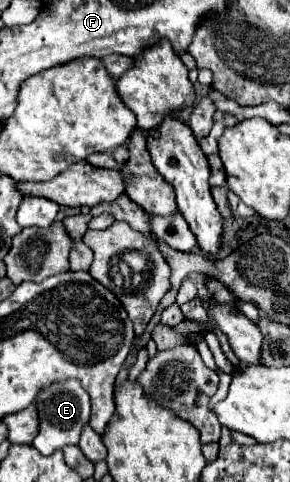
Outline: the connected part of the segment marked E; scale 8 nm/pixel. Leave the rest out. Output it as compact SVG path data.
M75 378L65 380L65 382L53 382L53 386L47 386L45 390L41 390L41 394L37 396L35 406L37 406L37 414L41 418L41 424L39 424L37 438L33 440L33 446L41 454L49 456L57 448L63 448L63 446L79 442L81 430L89 422L89 410L91 410L89 394L83 390L81 382L77 382Z

